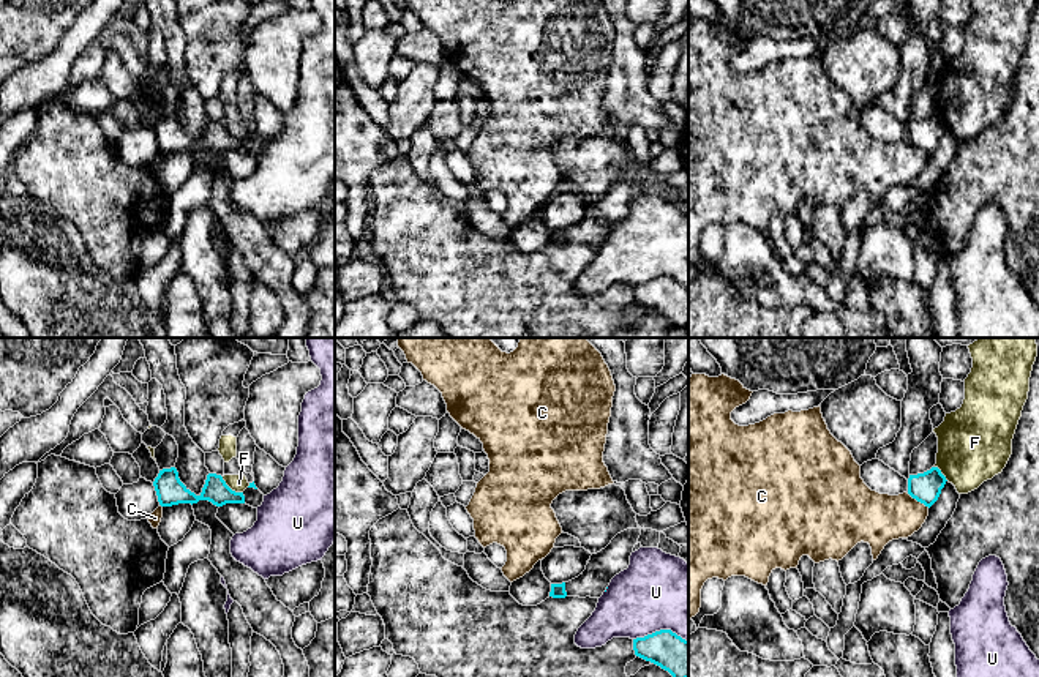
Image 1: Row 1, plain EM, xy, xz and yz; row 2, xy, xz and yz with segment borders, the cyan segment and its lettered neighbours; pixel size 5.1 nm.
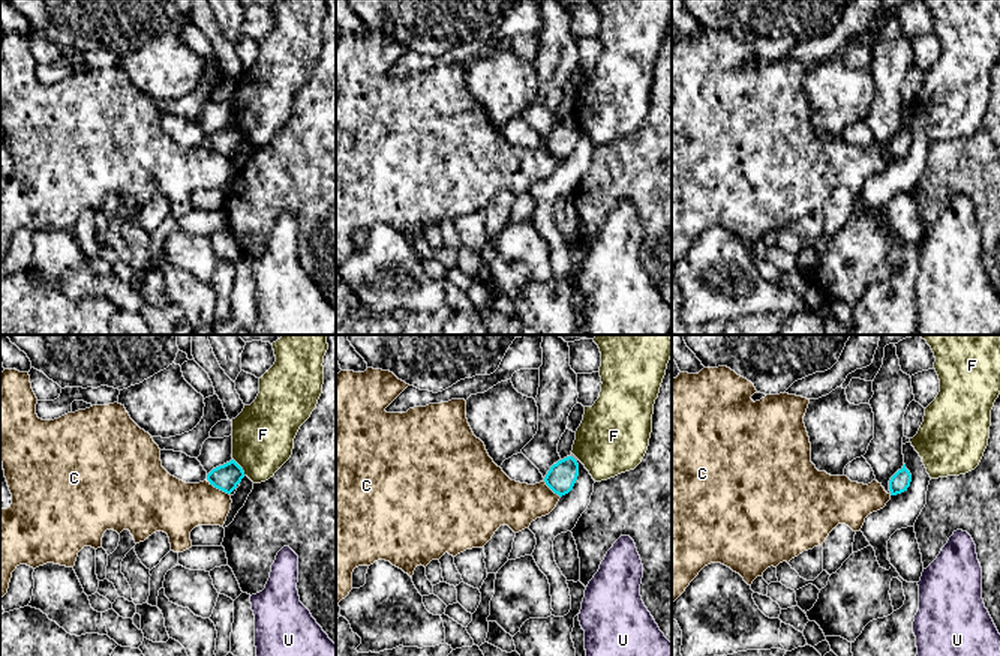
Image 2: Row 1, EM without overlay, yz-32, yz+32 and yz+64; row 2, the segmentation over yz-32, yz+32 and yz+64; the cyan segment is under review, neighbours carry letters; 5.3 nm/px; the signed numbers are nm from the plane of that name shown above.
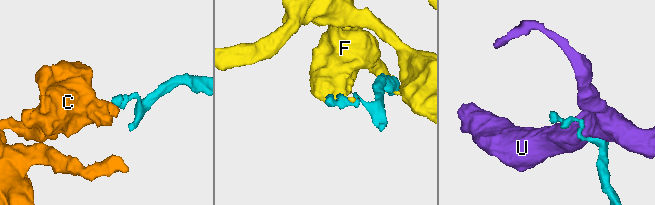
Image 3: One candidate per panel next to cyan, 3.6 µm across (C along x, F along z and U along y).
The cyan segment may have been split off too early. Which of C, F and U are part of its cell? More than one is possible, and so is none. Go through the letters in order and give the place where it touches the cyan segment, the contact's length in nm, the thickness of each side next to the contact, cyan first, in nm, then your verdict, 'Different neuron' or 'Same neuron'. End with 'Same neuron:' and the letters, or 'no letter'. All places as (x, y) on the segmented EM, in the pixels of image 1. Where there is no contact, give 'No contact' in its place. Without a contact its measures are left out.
C: Touches cyan at yz (918, 501). Shared border 140 nm. Thickness 160 nm (cyan) against 260 nm. Different neuron
F: Touches cyan at xy (229, 488). Shared border 140 nm. Thickness 130 nm (cyan) against 90 nm. Different neuron
U: Touches cyan at xz (660, 630). Shared border 280 nm. Thickness 190 nm (cyan) against 380 nm. Different neuron
Same neuron: no letter

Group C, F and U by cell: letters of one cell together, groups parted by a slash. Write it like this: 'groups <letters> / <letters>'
groups C / F / U

